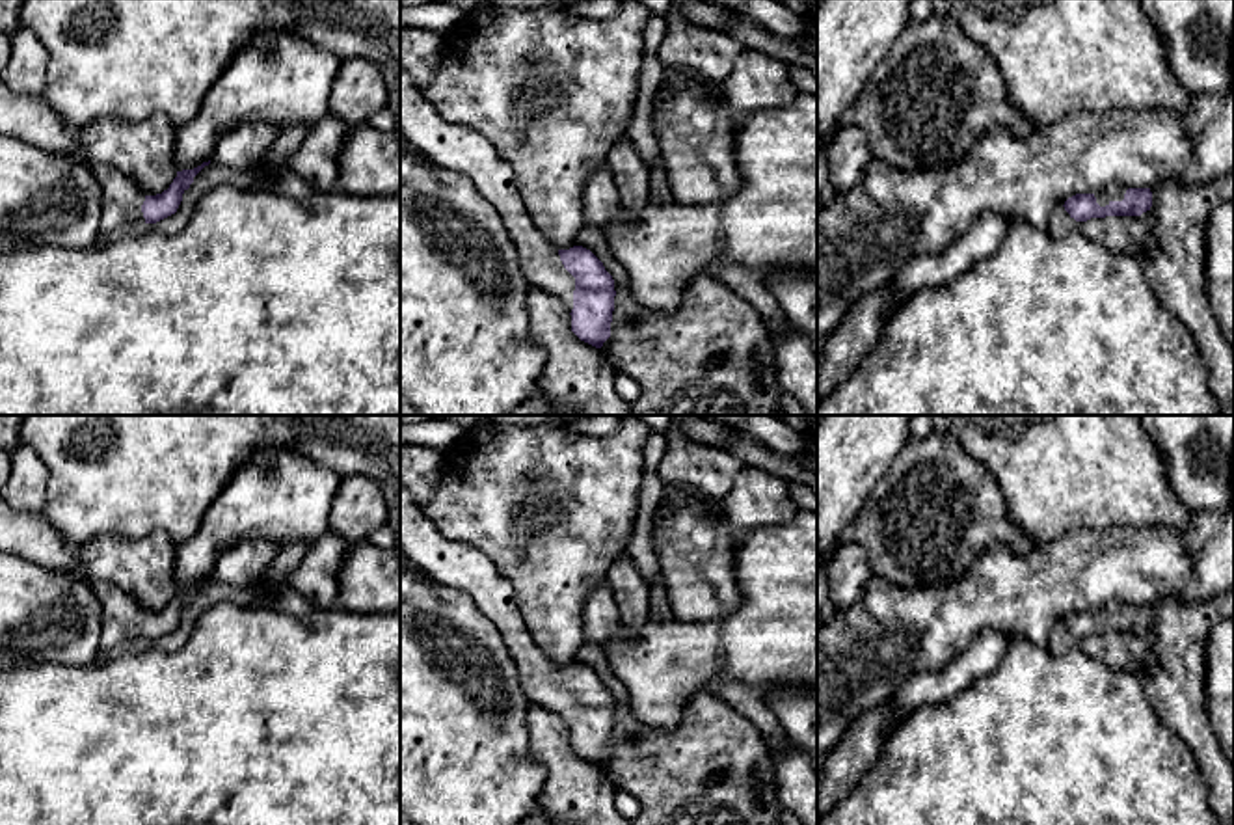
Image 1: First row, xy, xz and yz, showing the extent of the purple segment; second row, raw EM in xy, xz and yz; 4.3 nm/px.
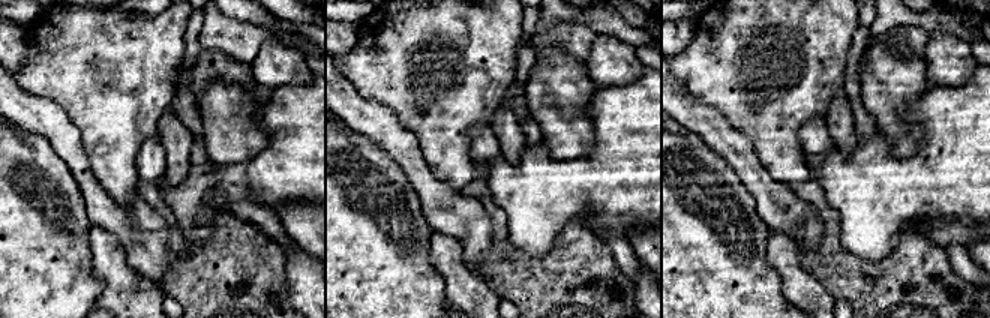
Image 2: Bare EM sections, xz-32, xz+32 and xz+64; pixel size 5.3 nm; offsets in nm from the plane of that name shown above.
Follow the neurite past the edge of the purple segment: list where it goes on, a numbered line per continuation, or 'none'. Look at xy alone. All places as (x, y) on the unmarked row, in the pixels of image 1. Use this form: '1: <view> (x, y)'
1: xy (121, 615)

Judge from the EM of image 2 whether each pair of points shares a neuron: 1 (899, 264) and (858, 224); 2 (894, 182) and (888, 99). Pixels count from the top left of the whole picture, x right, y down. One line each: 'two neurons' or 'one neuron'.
1: two neurons
2: two neurons

